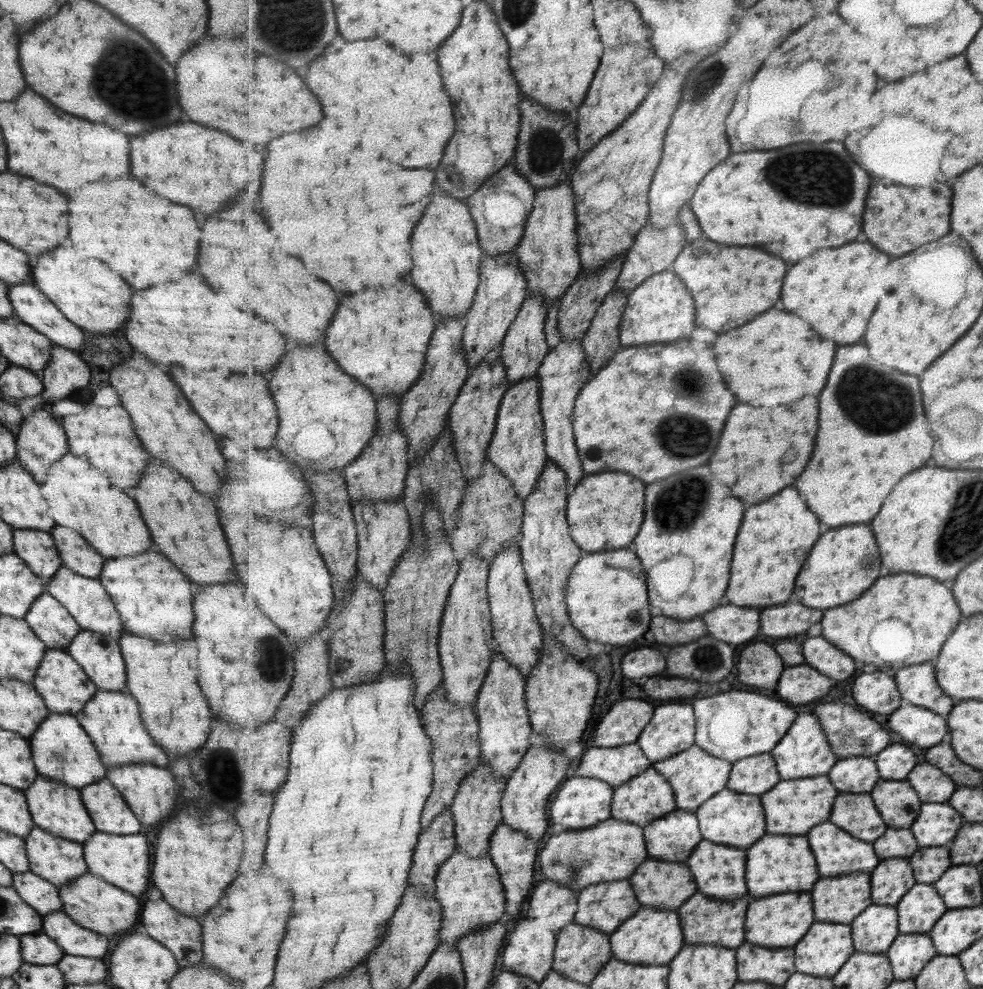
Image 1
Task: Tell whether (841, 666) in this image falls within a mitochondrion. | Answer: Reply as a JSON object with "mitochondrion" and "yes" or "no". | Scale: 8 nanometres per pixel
{"mitochondrion":"no"}

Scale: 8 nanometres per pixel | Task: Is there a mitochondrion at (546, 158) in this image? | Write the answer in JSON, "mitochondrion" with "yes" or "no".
{"mitochondrion":"yes"}

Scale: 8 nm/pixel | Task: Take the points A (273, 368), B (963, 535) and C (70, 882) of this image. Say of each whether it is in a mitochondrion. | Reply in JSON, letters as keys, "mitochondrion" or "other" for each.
{"A":"other","B":"mitochondrion","C":"other"}

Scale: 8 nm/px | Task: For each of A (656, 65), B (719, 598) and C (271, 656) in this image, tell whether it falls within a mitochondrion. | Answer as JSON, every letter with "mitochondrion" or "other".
{"A":"other","B":"other","C":"mitochondrion"}

